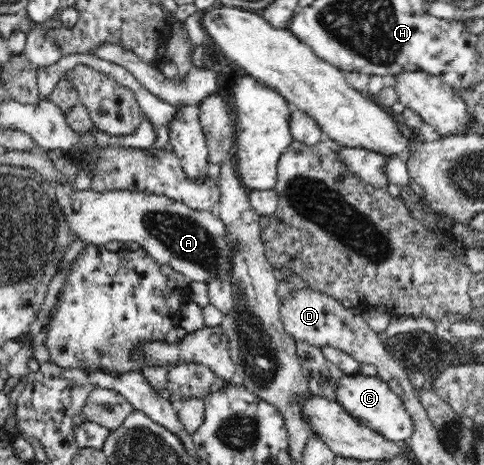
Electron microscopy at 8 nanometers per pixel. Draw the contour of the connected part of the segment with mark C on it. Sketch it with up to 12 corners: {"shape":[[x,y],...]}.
{"shape":[[377,376],[336,381],[358,423],[407,444],[416,431],[402,398]]}

